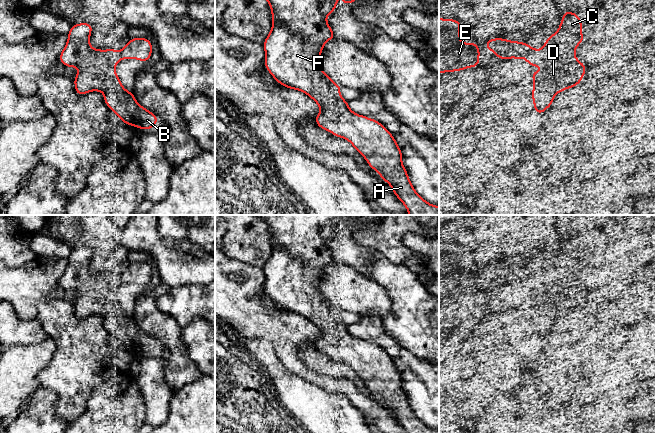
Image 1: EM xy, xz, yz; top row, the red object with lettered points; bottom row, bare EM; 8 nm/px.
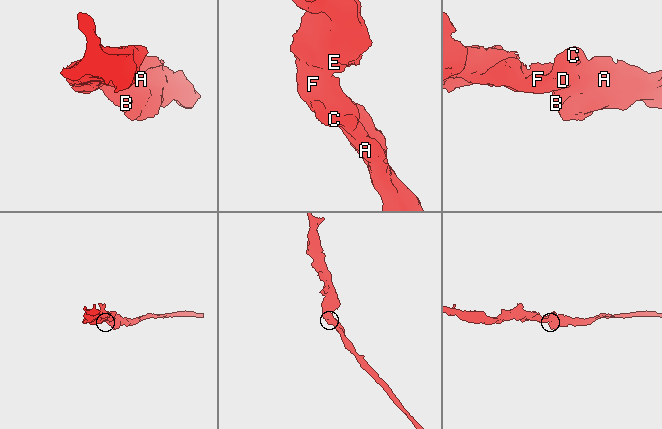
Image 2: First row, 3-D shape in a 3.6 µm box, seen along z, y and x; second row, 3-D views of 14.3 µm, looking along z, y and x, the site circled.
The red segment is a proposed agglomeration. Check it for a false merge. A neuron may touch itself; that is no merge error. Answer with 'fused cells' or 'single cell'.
single cell

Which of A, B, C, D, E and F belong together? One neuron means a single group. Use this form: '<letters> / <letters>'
A B C D E F

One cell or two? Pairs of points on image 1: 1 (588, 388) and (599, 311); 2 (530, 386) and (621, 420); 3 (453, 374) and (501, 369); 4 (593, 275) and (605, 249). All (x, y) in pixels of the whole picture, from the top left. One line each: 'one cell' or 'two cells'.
1: one cell
2: two cells
3: one cell
4: two cells

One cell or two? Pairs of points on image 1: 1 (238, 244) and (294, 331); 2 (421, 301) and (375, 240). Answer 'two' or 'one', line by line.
1: two
2: two

